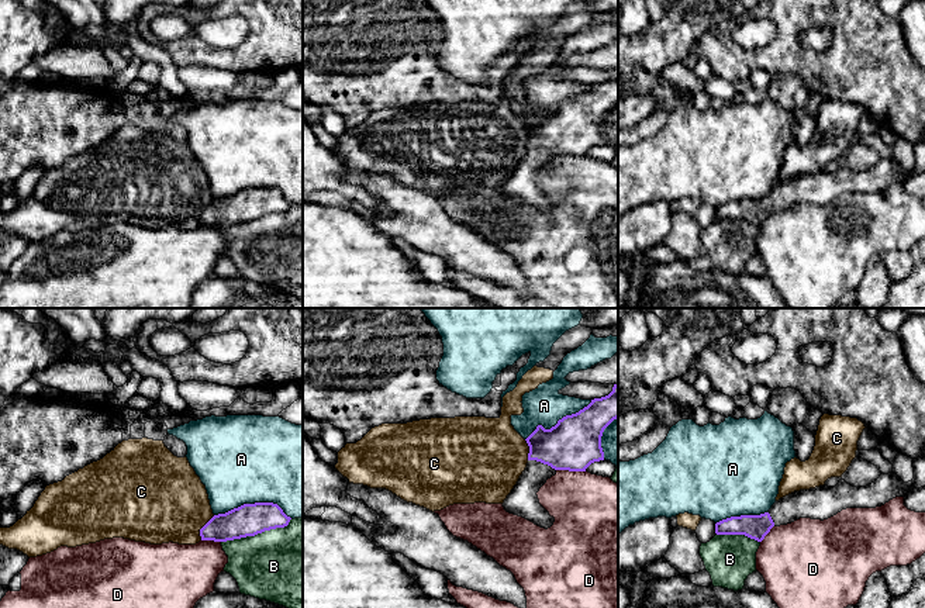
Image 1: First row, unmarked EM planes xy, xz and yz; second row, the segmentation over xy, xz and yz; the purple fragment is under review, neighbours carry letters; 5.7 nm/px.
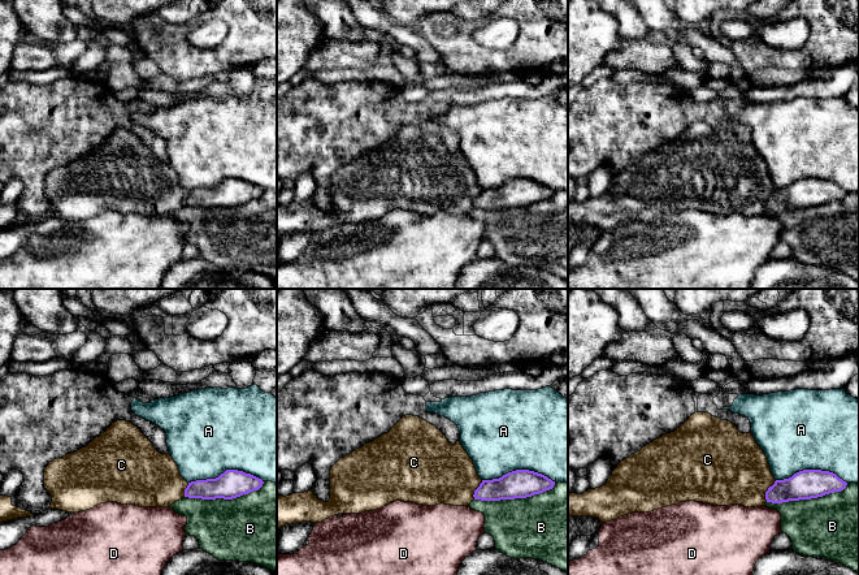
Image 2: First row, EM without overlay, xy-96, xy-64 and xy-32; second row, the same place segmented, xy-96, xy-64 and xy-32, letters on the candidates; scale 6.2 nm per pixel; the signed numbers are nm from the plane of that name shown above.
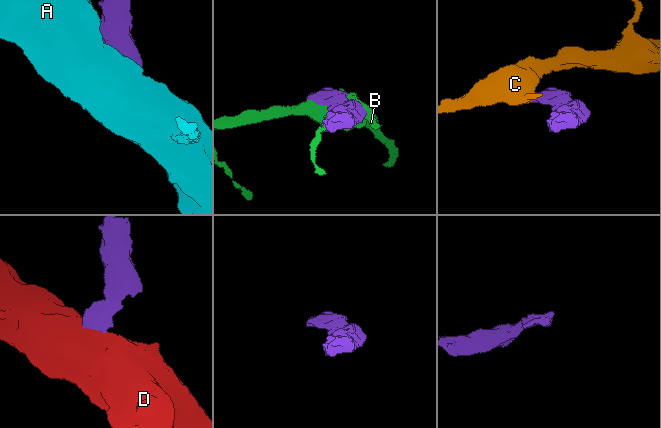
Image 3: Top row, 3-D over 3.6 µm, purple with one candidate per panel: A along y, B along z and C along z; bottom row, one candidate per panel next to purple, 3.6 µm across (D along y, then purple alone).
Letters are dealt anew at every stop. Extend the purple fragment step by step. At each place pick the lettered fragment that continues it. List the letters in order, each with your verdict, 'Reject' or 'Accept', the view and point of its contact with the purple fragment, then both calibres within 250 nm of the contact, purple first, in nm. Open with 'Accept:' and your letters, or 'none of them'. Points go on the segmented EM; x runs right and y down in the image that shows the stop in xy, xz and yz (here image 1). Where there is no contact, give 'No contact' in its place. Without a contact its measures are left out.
Accept: none of them
A: Reject. Touches purple at xy (254, 504). Thickness 190 nm (purple) against 480 nm
B: Reject. Touches purple at xy (256, 534). Thickness 190 nm (purple) against 440 nm
C: Reject. Touches purple at xy (202, 528). Thickness 180 nm (purple) against 440 nm
D: Reject. Touches purple at xz (570, 470). Thickness 300 nm (purple) against 420 nm

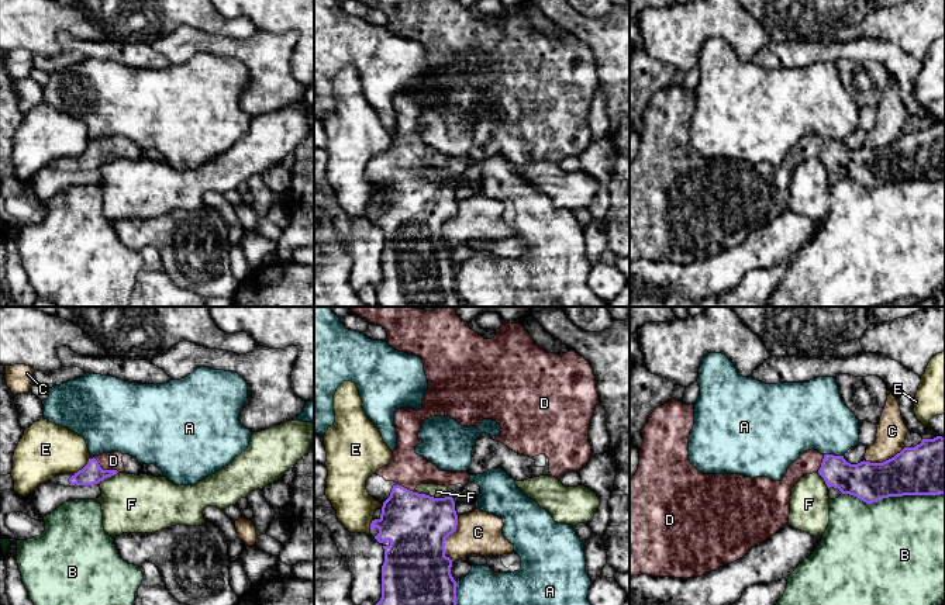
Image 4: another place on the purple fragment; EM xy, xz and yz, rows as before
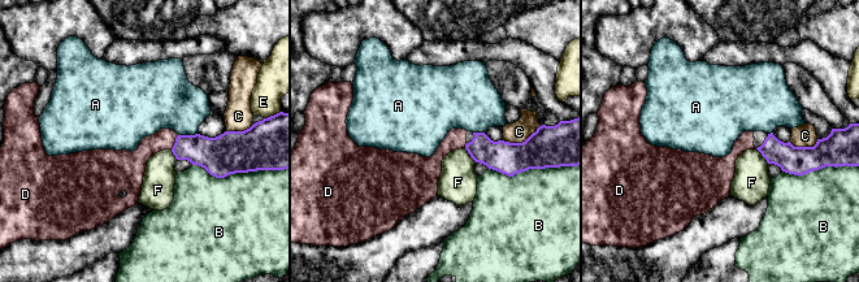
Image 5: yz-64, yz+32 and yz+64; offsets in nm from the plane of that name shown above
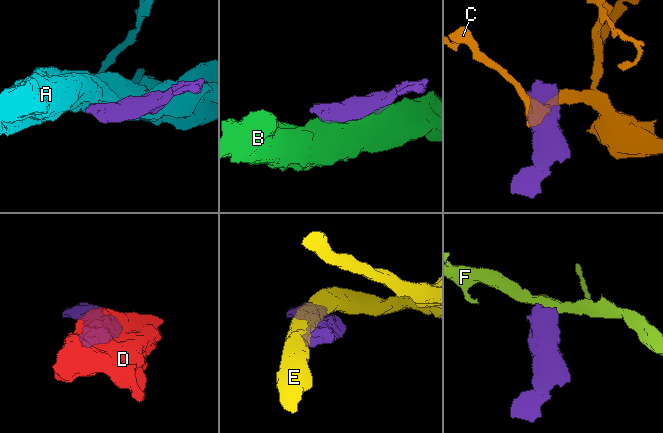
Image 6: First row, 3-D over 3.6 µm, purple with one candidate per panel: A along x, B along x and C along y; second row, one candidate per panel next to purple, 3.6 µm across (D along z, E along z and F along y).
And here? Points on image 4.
Accept: D
A: Reject. Touches purple at xz (455, 594). Thickness 360 nm (purple) against 200 nm
B: Reject. Touches purple at yz (893, 495). Thickness 300 nm (purple) against 500 nm
C: Reject. Touches purple at xz (445, 538). Thickness 380 nm (purple) against 240 nm
D: Accept. Touches purple at xy (104, 470). Thickness 120 nm (purple) against 100 nm
E: Reject. Touches purple at xy (85, 466). Thickness 120 nm (purple) against 300 nm
F: Reject. Touches purple at xz (433, 497). Thickness 360 nm (purple) against 80 nm

